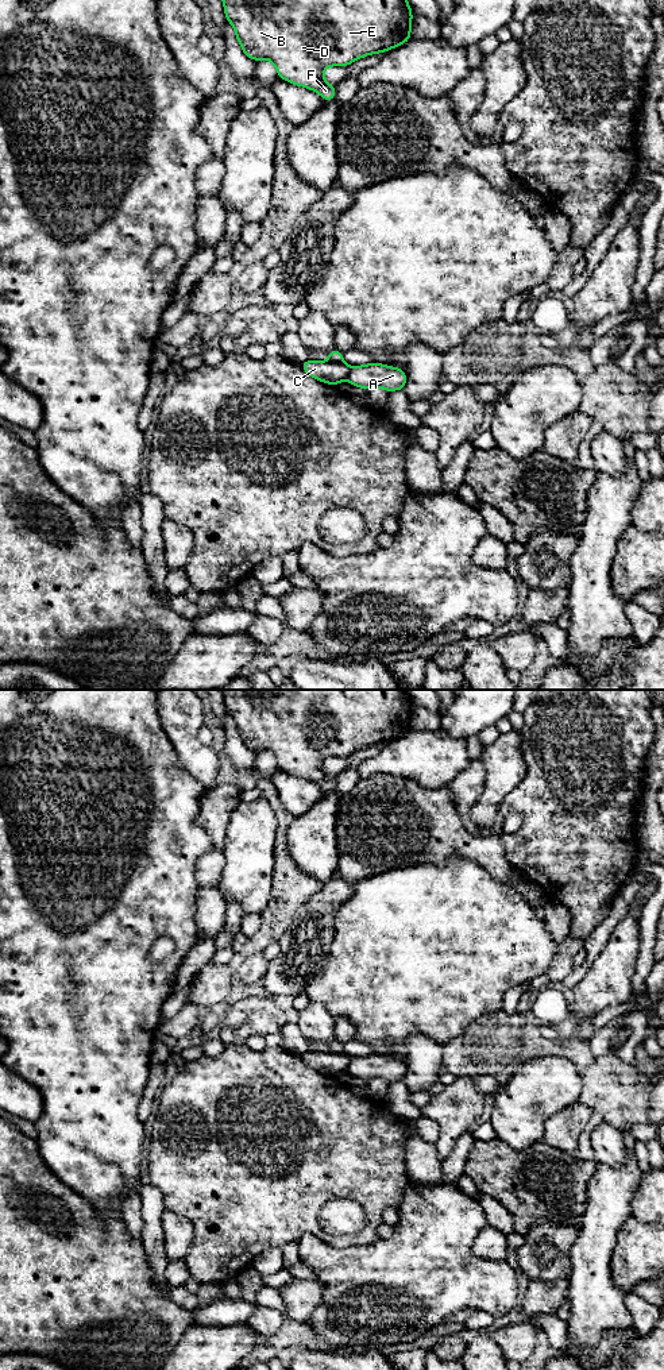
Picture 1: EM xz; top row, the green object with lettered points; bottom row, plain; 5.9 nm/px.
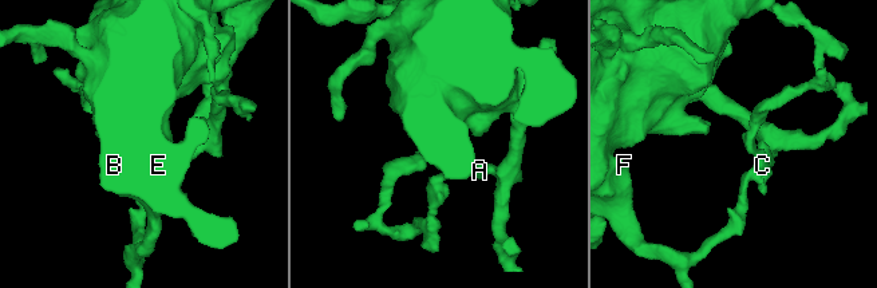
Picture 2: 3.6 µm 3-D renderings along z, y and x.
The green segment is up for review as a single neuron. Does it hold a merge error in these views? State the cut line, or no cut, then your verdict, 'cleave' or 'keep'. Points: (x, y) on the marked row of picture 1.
xz (351, 367), (346, 378) | cleave

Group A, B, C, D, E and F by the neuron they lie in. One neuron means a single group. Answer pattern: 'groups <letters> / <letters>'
groups A / B C D E F

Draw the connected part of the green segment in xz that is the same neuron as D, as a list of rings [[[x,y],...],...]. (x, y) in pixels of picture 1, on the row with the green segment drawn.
[[[221,0],[227,20],[232,24],[243,53],[252,61],[269,59],[278,77],[317,92],[325,101],[333,100],[335,85],[323,76],[328,66],[348,66],[375,53],[383,54],[412,36],[412,8],[408,0]]]

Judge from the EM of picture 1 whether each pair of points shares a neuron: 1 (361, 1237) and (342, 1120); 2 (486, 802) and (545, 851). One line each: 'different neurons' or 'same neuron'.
1: same neuron
2: different neurons

